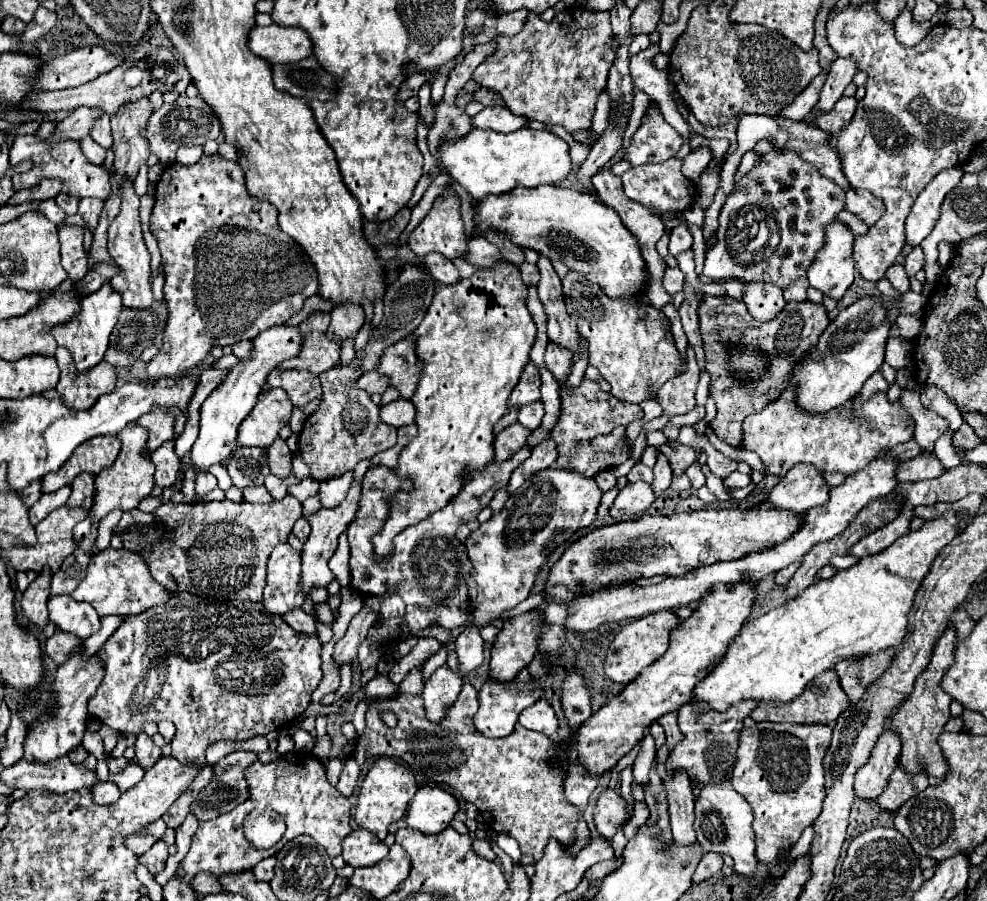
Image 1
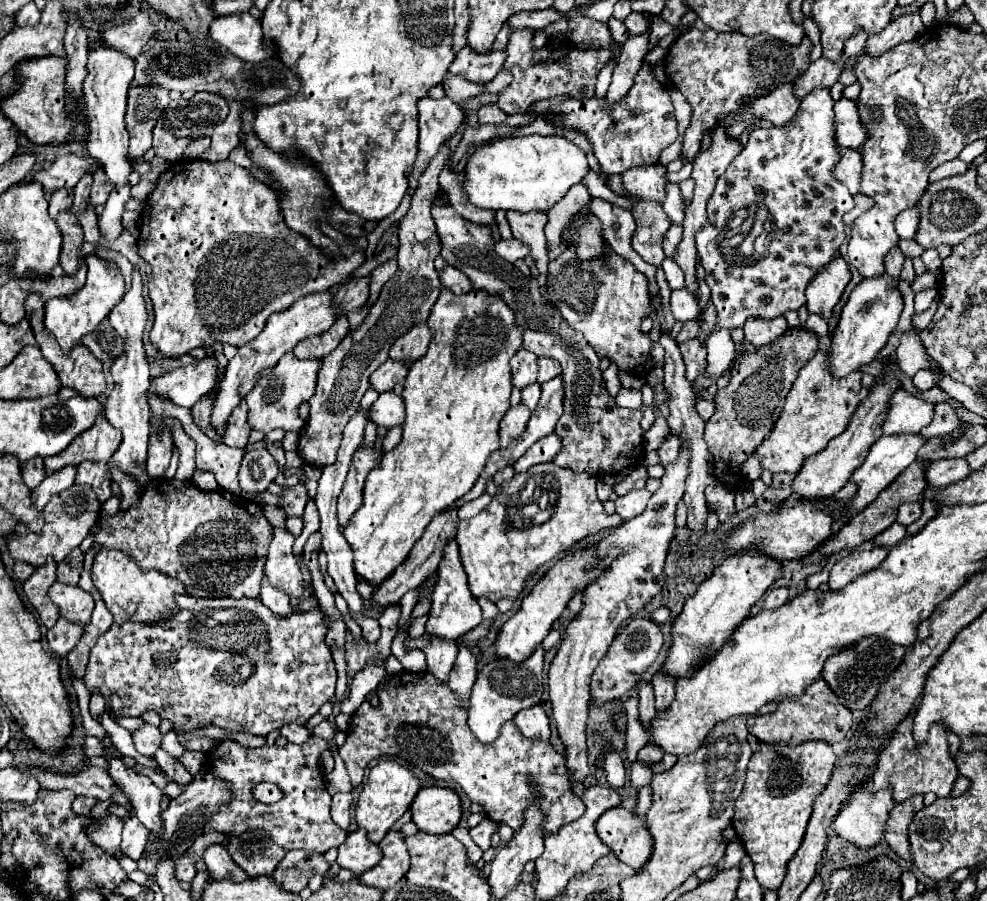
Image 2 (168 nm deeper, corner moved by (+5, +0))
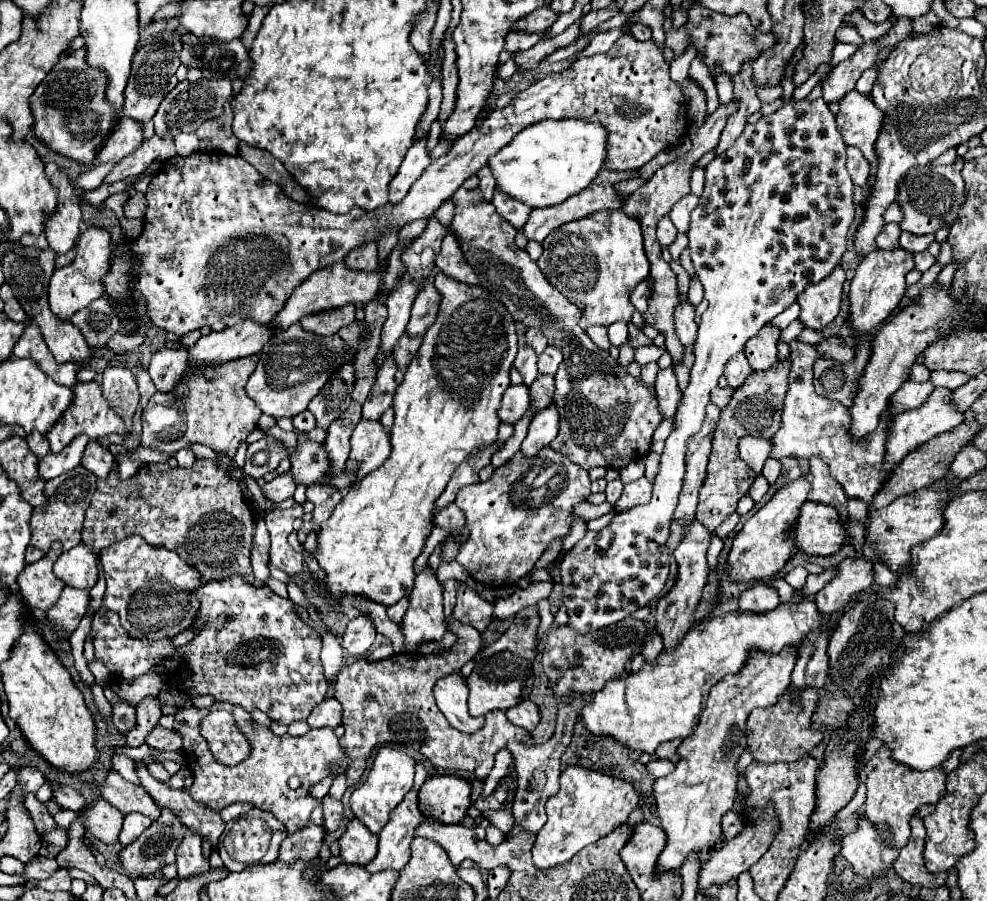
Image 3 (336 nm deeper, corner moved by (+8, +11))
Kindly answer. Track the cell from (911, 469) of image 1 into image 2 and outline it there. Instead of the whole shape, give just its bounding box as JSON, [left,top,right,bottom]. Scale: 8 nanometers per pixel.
[924,458,970,486]

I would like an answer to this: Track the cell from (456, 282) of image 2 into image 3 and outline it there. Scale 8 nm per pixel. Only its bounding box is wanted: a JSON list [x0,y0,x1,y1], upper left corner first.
[435,233,479,283]

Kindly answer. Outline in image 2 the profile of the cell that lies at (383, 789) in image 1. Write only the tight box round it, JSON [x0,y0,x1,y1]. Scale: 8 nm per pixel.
[356,760,420,844]

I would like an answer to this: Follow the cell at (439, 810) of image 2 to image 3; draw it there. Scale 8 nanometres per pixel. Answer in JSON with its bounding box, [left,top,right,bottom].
[419,775,471,823]

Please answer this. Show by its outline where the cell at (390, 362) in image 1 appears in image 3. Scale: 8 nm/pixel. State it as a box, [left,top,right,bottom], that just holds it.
[407,283,441,337]

